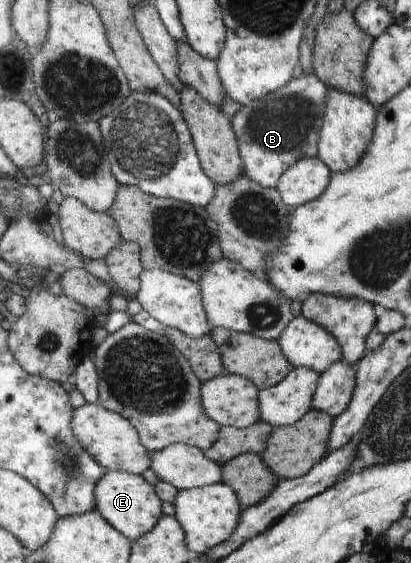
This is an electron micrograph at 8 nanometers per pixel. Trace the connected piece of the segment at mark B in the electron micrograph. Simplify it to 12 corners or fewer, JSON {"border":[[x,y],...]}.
{"border":[[312,72],[221,110],[246,177],[276,188],[317,157],[328,89]]}

